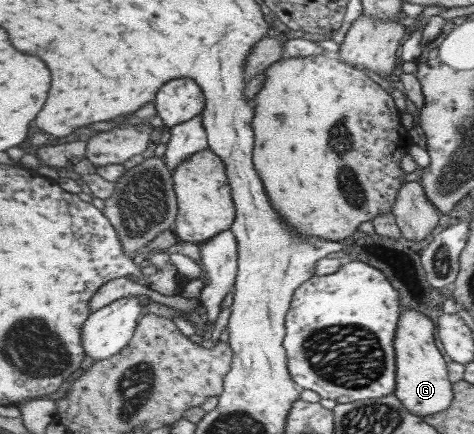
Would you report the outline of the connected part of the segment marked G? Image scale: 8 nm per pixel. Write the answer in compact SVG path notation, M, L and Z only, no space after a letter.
M399 306L399 318L394 330L392 347L395 353L395 386L392 394L403 402L404 408L423 417L444 412L453 398L451 382L446 372L446 362L434 345L434 324L422 312Z

